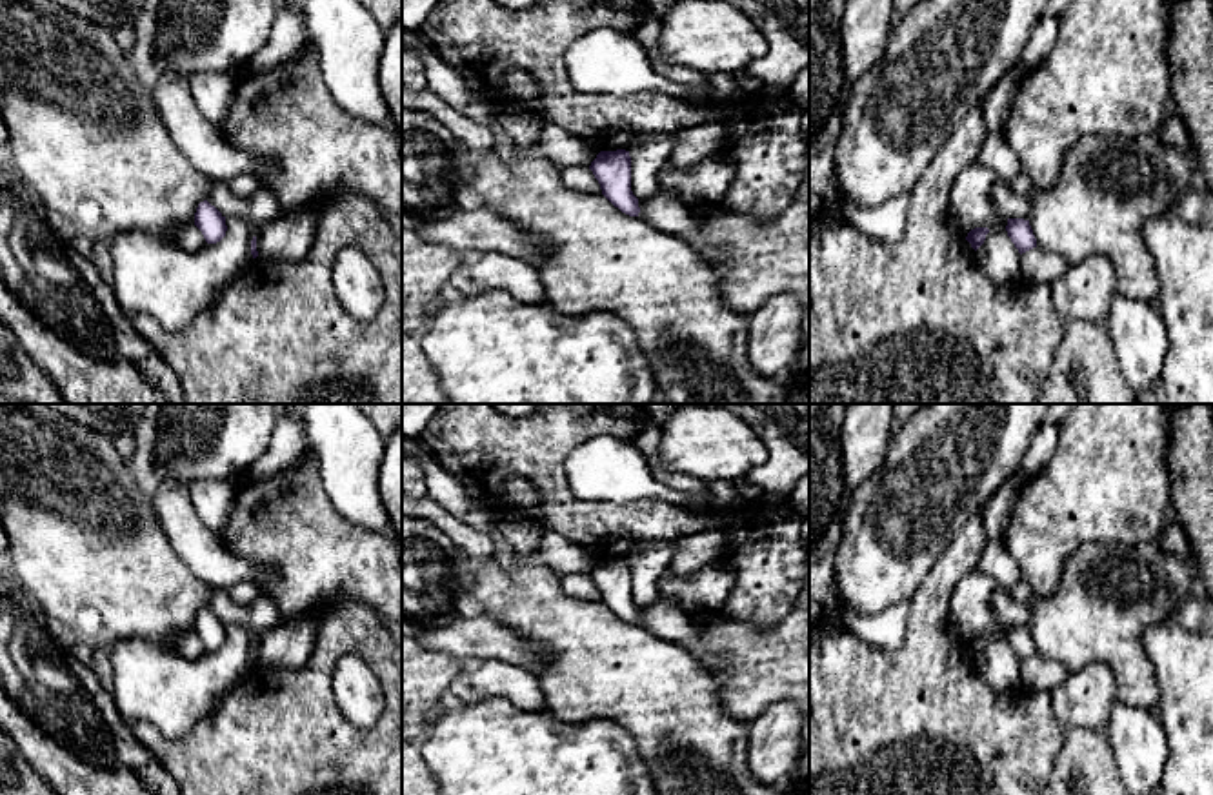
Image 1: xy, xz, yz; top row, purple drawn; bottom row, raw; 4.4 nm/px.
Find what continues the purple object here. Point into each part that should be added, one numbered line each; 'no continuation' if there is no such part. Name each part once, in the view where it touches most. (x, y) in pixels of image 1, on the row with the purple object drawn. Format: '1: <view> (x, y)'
no continuation

